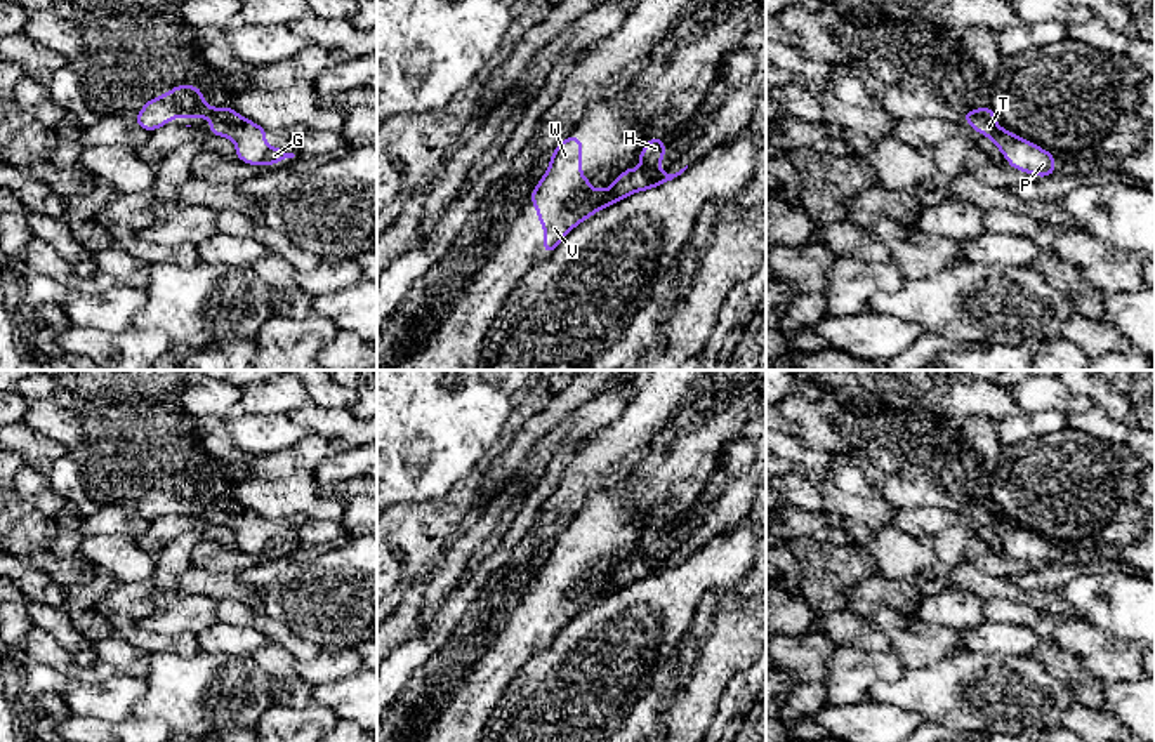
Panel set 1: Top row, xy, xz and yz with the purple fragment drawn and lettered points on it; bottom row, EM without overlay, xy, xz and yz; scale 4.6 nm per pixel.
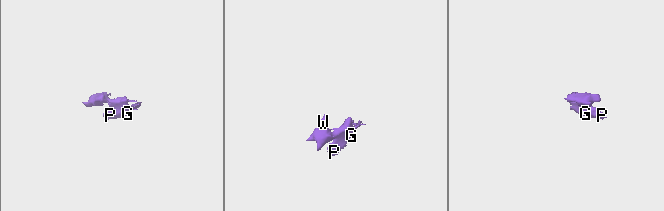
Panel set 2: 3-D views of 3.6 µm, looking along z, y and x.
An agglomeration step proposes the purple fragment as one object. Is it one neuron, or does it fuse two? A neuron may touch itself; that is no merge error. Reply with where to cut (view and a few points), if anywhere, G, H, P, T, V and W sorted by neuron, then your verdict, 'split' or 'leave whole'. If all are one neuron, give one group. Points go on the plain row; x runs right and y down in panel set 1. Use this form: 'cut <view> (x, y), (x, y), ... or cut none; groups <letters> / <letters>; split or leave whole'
cut xz (607, 579), (601, 591), (579, 610); groups G H P T / V W; split

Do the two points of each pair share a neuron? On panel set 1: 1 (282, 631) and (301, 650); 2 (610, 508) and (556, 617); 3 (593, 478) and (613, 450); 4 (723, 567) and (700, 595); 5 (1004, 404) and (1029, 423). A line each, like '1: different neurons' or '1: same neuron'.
1: same neuron
2: same neuron
3: same neuron
4: same neuron
5: different neurons

